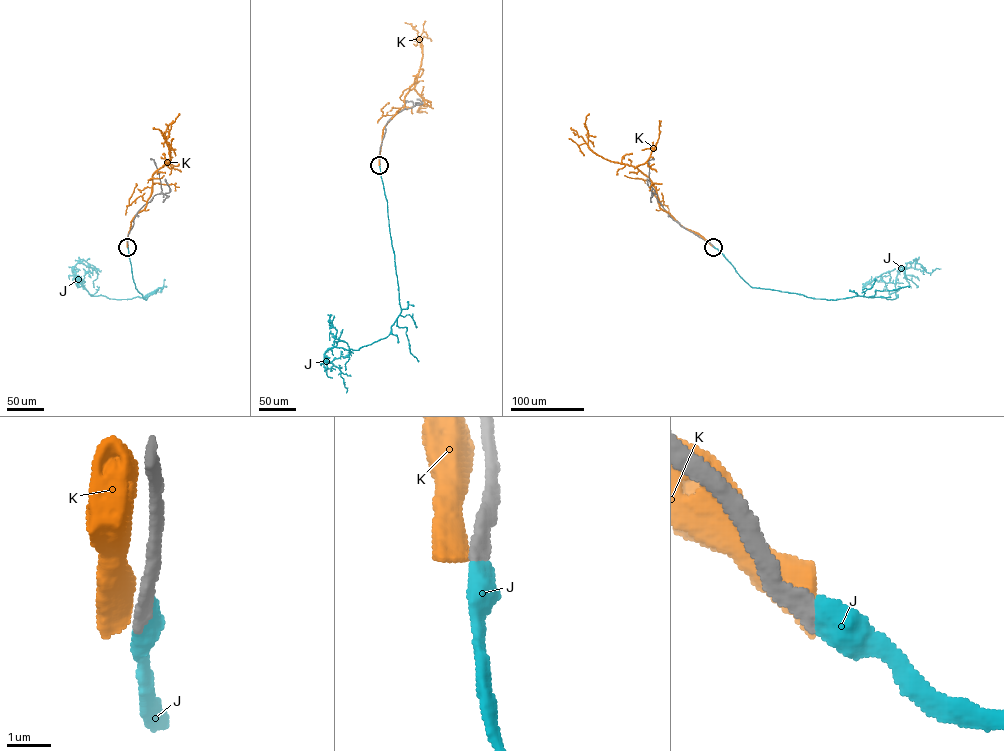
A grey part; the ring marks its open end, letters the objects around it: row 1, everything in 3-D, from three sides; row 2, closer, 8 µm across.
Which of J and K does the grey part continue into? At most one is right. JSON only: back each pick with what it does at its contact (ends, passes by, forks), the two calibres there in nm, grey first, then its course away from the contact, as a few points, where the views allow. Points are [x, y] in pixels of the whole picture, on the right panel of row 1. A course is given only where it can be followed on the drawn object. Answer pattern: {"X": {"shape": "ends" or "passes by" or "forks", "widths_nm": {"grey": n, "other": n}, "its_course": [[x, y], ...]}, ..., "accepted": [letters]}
{"J": {"shape": "ends", "widths_nm": {"grey": 380, "other": 600}, "its_course": [[713, 246], [752, 287], [815, 298], [892, 299], [898, 296], [896, 277], [910, 262], [905, 276], [916, 287]]}, "accepted": ["J"]}

